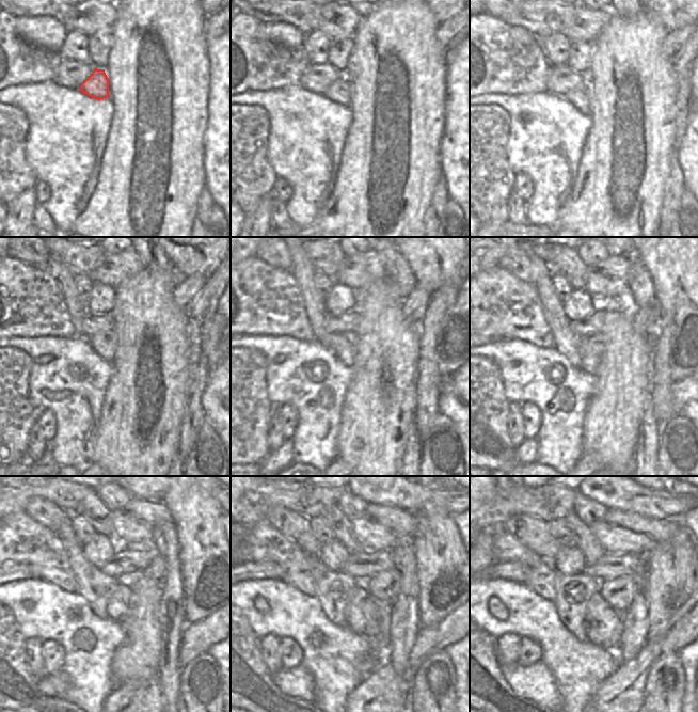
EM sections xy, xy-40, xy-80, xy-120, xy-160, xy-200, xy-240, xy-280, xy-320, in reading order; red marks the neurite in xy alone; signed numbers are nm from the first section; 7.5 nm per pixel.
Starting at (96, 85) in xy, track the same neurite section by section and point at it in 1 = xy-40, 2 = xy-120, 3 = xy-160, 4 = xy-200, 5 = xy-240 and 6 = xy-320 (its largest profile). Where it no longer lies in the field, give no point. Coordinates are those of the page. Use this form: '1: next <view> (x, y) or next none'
1: next xy-40 (338, 92)
2: next xy-120 (104, 343)
3: next xy-160 (345, 345)
4: next xy-200 (592, 349)
5: next xy-240 (121, 602)
6: next xy-320 (604, 627)

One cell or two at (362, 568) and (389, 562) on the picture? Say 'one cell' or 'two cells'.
one cell

